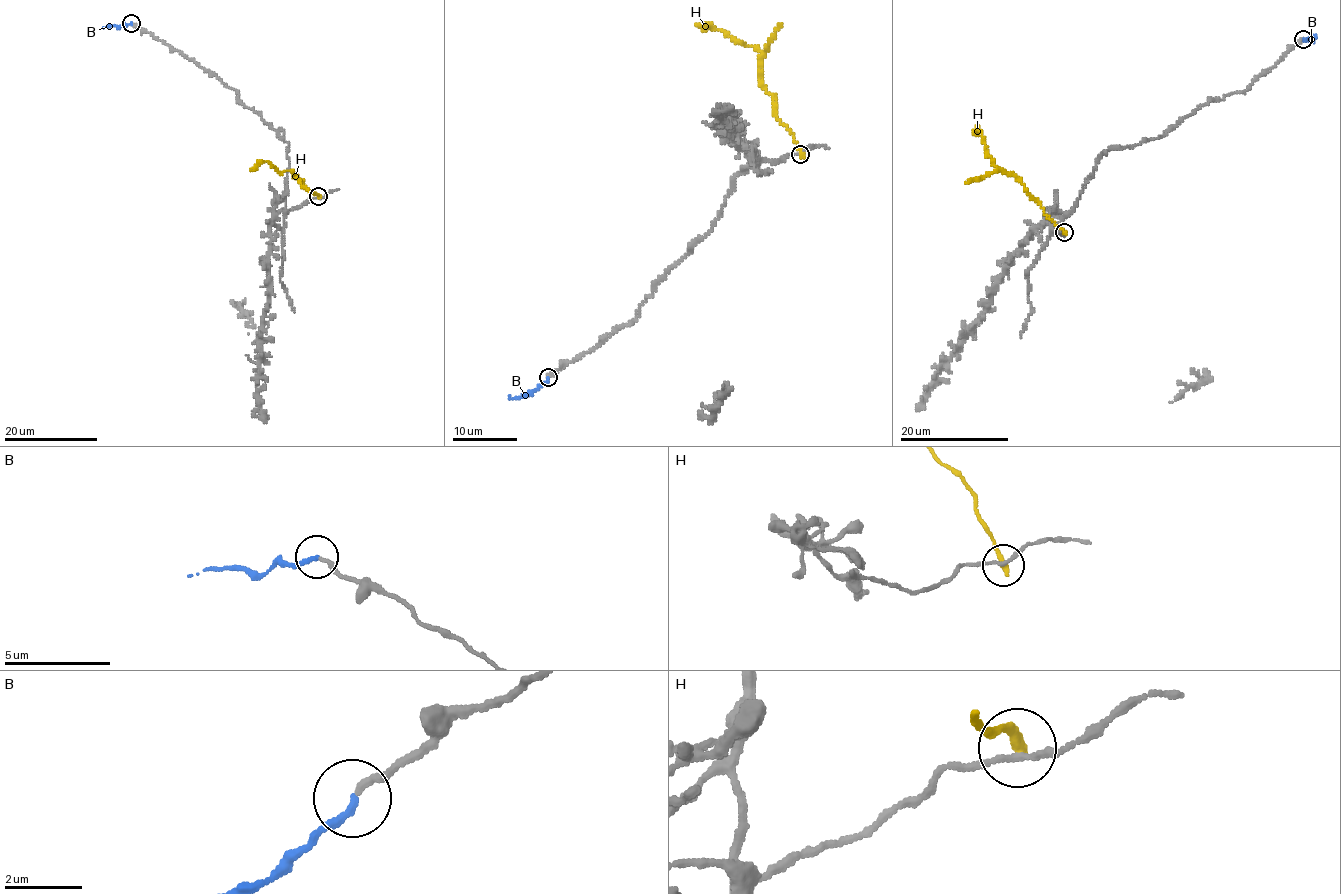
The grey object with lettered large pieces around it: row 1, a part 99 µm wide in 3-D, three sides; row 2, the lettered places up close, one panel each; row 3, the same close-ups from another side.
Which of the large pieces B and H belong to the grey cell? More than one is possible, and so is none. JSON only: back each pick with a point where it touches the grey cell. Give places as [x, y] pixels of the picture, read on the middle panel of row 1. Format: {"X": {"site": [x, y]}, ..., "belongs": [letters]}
{"B": {"site": [548, 377]}, "belongs": ["B"]}

